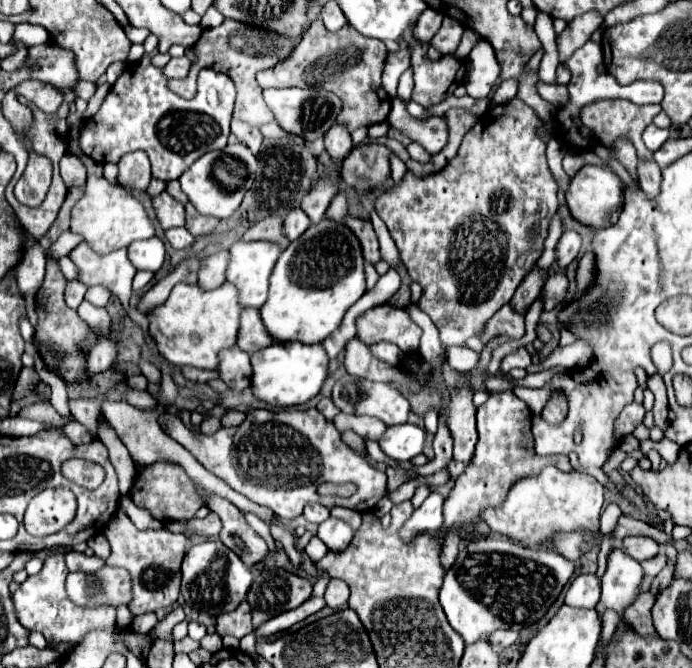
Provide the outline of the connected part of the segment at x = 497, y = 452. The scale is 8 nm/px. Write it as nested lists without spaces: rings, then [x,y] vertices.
[[[513,389],[491,393],[489,399],[477,407],[477,431],[479,441],[475,447],[475,455],[469,461],[467,469],[455,481],[453,491],[445,499],[443,505],[443,525],[445,527],[461,527],[479,519],[479,511],[485,507],[499,505],[509,487],[531,473],[539,473],[547,465],[555,465],[561,471],[573,471],[567,455],[549,455],[539,457],[533,451],[533,435],[531,435],[531,411],[519,397],[515,397]]]

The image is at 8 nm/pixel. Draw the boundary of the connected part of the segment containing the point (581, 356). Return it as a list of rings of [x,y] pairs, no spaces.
[[[579,339],[567,347],[557,347],[547,361],[539,363],[539,365],[531,365],[527,369],[527,373],[537,373],[537,371],[543,371],[543,369],[549,369],[553,365],[563,365],[567,369],[581,369],[581,367],[587,367],[593,359],[593,347],[589,341],[585,339]]]

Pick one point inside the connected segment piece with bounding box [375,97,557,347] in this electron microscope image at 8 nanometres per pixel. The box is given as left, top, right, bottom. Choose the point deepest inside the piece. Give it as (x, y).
(469, 233)

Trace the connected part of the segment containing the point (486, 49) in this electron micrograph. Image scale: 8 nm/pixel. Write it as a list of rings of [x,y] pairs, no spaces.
[[[479,41],[467,57],[467,75],[465,87],[467,95],[481,99],[489,97],[501,77],[501,65],[495,57],[495,49],[491,49],[489,41]]]

